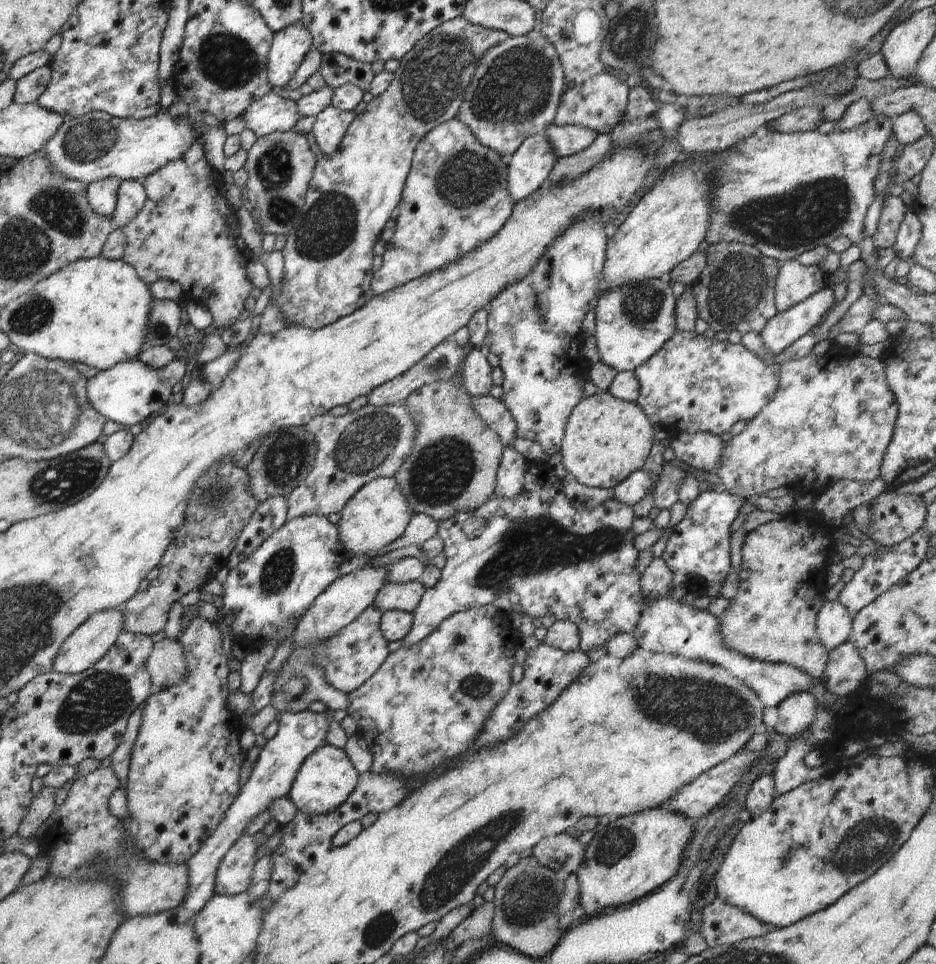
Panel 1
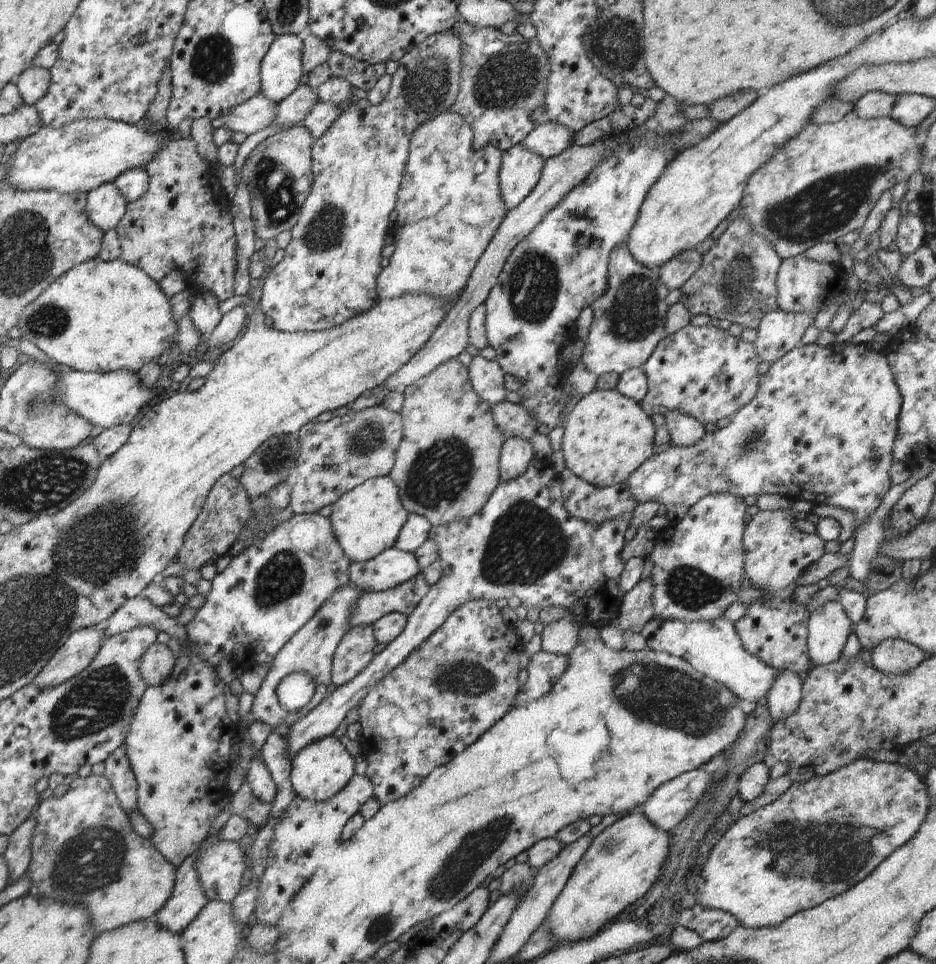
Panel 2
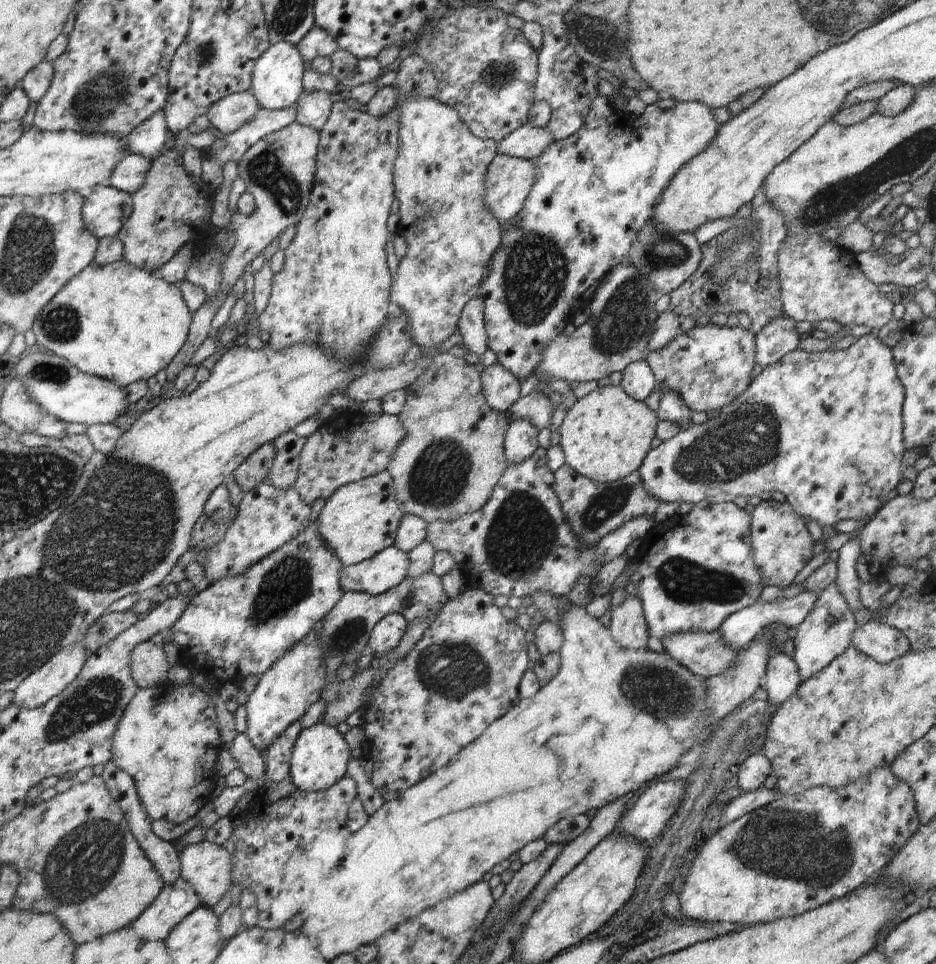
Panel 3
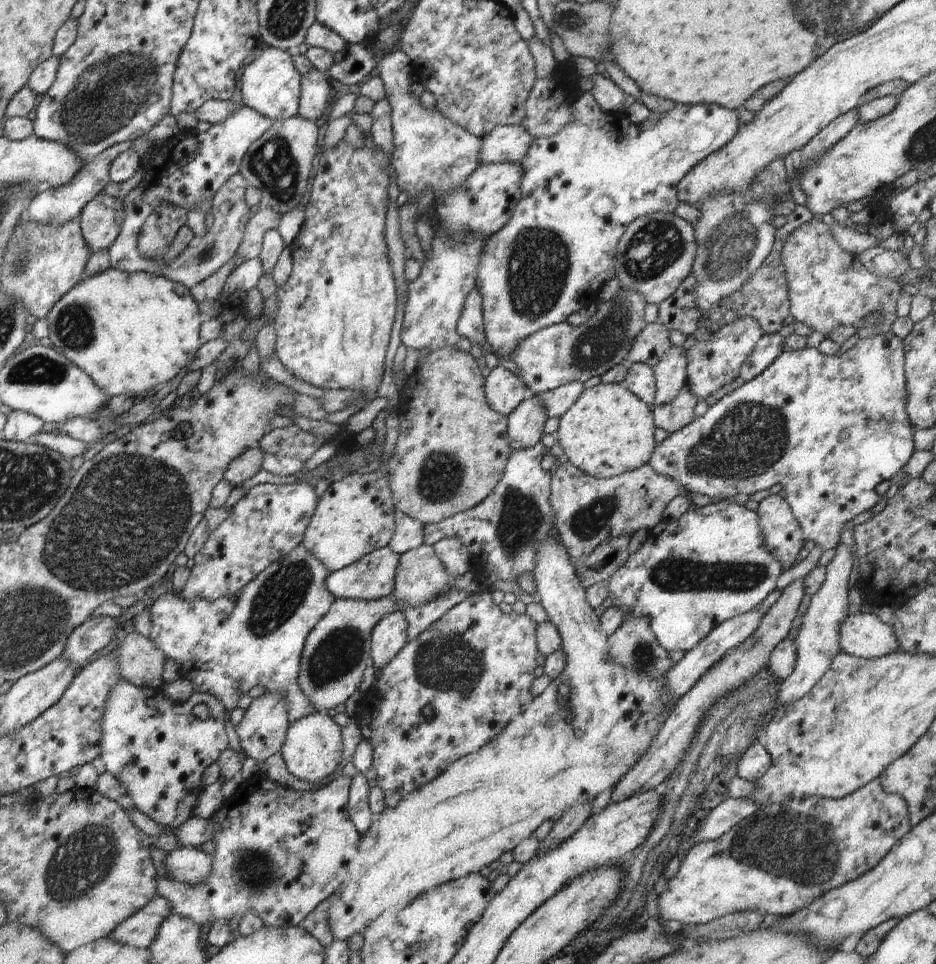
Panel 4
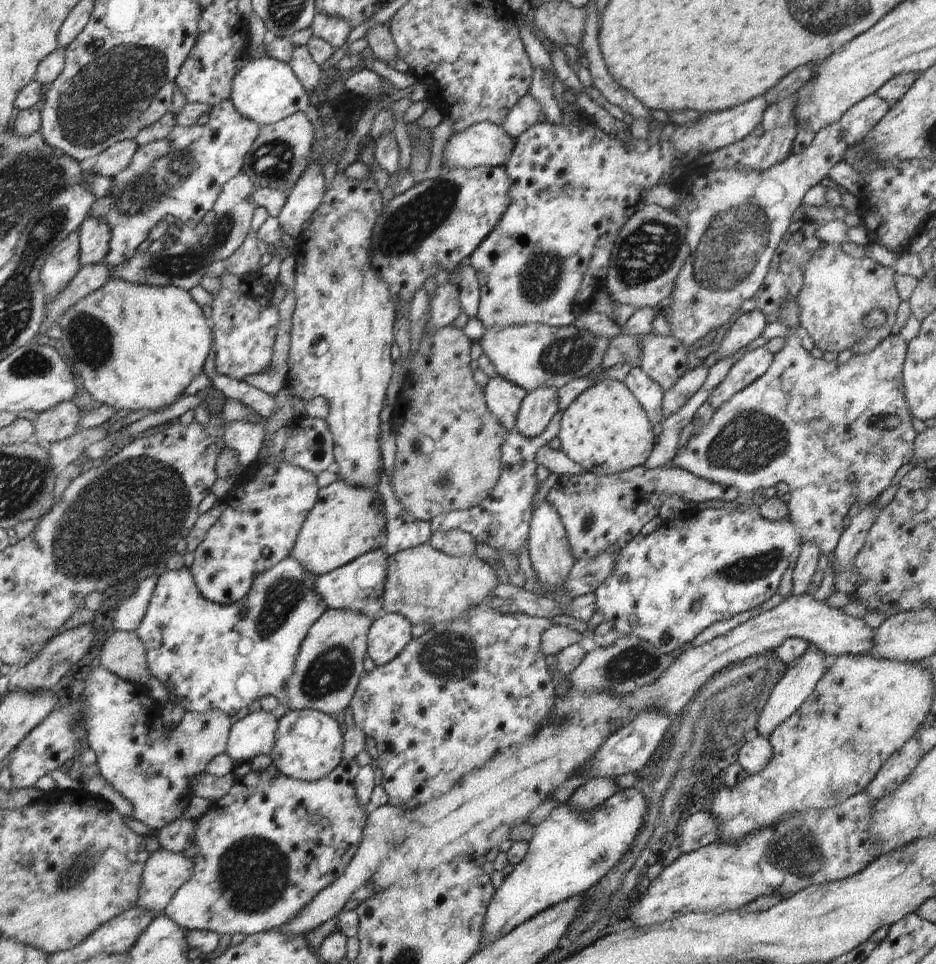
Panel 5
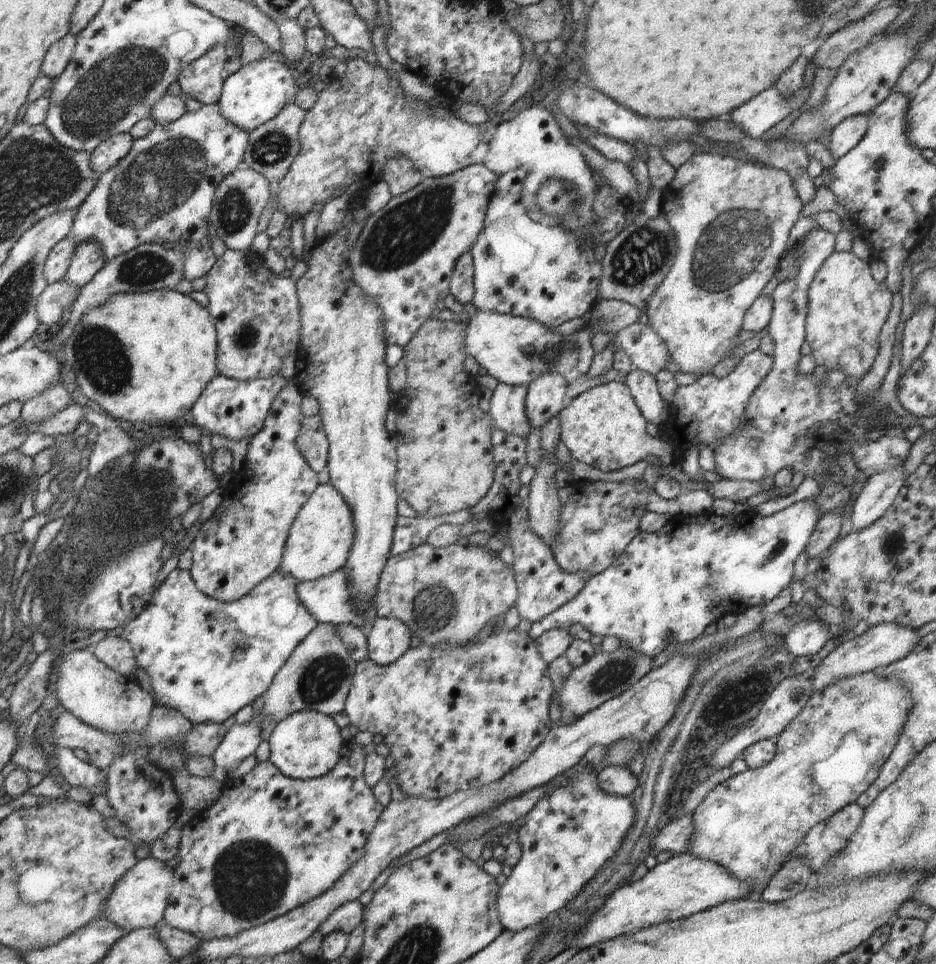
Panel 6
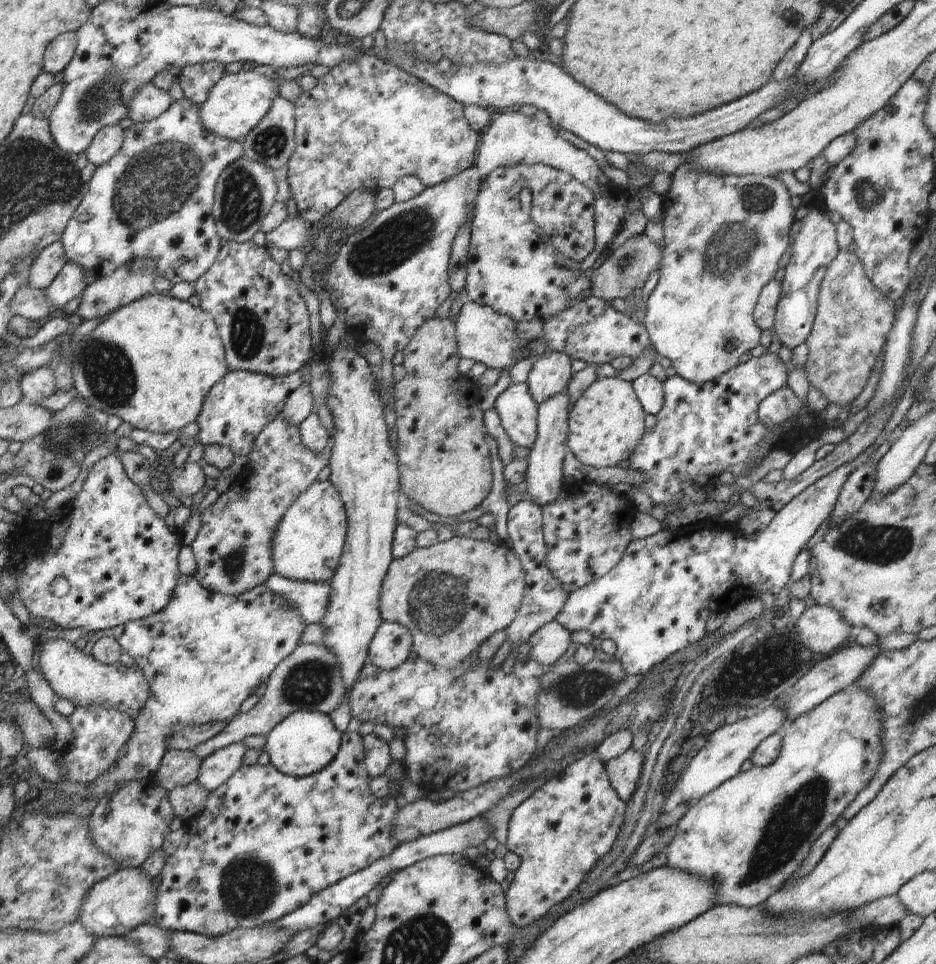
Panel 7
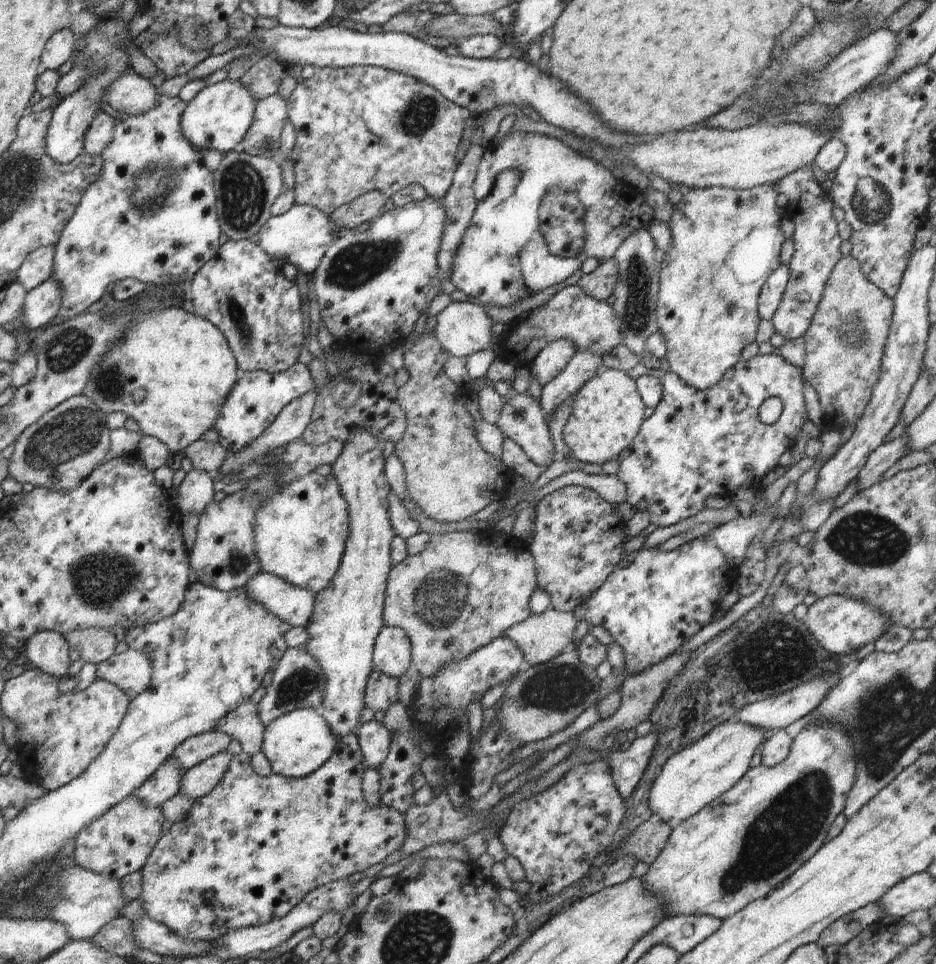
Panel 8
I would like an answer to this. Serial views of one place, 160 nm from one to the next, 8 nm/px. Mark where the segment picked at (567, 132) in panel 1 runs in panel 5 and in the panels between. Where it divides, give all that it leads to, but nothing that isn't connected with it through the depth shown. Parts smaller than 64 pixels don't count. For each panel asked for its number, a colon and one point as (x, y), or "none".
2: (549, 139)
3: (529, 141)
4: (505, 144)
5: (487, 144)

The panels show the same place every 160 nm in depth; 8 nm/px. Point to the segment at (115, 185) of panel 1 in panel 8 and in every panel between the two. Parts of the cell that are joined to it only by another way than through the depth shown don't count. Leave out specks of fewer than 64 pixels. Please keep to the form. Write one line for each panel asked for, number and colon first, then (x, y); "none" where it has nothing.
2: (105, 206)
3: (106, 208)
4: (101, 219)
5: (94, 234)
6: (87, 260)
7: (70, 282)
8: (42, 304)

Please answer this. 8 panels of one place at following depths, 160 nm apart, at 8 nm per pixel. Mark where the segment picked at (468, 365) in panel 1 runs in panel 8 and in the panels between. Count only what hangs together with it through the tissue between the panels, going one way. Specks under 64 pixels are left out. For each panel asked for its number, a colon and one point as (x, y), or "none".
2: (487, 377)
3: (501, 389)
4: (504, 391)
5: (503, 397)
6: (508, 403)
7: (517, 410)
8: (521, 419)

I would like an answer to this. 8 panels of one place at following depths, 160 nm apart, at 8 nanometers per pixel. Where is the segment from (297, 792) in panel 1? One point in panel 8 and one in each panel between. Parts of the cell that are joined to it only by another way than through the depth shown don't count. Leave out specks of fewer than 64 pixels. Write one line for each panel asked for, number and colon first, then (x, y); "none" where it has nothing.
2: (319, 771)
3: (320, 756)
4: (313, 746)
5: (309, 744)
6: (305, 745)
7: (304, 743)
8: (296, 744)

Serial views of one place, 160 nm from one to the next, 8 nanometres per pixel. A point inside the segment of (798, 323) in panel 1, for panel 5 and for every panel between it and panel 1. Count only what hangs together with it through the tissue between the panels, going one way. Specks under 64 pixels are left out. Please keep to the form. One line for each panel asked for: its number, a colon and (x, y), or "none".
2: (779, 332)
3: (779, 337)
4: (769, 347)
5: (753, 364)

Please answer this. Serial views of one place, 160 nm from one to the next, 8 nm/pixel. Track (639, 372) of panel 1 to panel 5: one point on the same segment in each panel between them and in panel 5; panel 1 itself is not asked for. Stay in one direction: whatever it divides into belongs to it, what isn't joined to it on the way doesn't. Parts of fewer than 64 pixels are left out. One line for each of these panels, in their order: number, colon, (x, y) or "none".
2: (706, 372)
3: (708, 366)
4: (714, 359)
5: (749, 326)

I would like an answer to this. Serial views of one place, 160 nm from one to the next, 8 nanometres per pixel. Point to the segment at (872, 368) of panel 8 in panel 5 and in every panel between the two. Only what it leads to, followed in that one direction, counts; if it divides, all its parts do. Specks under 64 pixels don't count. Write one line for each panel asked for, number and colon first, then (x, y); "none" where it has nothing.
5: (838, 290)
6: (847, 308)
7: (853, 319)

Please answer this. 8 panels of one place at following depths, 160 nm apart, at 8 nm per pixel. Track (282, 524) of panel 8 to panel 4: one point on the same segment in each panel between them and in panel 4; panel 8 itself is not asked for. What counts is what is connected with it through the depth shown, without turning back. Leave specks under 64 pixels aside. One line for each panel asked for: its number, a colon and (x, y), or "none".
4: (355, 515)
5: (347, 521)
6: (319, 541)
7: (309, 540)

